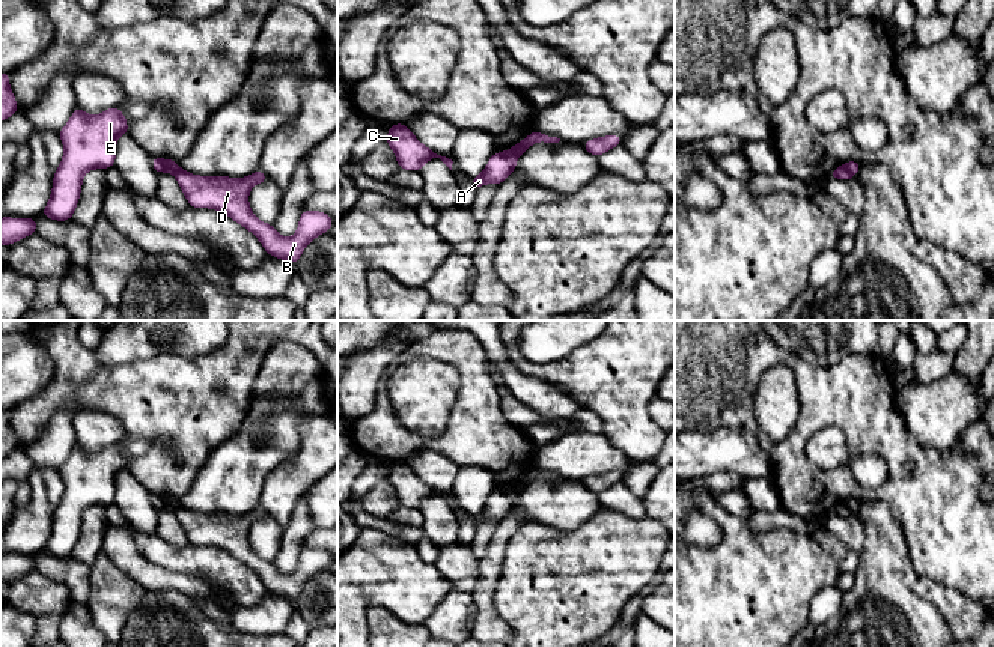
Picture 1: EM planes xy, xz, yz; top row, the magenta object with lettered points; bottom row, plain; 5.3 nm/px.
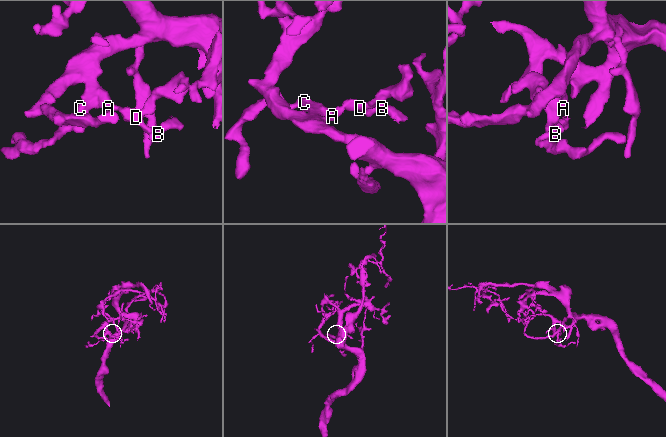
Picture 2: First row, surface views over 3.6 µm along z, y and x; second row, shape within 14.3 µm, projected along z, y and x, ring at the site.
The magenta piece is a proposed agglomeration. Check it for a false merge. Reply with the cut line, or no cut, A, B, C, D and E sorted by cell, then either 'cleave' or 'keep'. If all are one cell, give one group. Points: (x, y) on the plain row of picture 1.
cut in yz along (845, 501), (853, 512); A C E / B D; cleave

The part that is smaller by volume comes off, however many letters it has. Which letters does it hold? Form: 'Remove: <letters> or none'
Remove: B, D

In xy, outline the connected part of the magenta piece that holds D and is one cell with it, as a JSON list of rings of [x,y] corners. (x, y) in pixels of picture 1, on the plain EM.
[[[179,504],[173,512],[190,543],[223,548],[232,557],[248,566],[261,578],[267,591],[292,602],[295,602],[313,575],[325,570],[334,561],[330,552],[304,546],[297,570],[285,575],[274,567],[273,561],[259,558],[250,548],[248,528],[253,522],[270,518],[261,506],[239,516],[227,513],[196,513]]]

